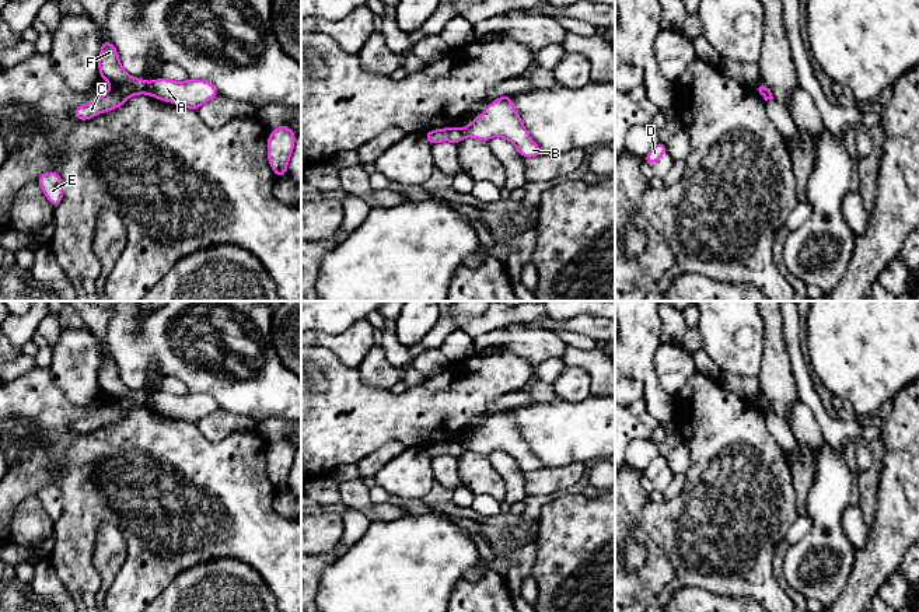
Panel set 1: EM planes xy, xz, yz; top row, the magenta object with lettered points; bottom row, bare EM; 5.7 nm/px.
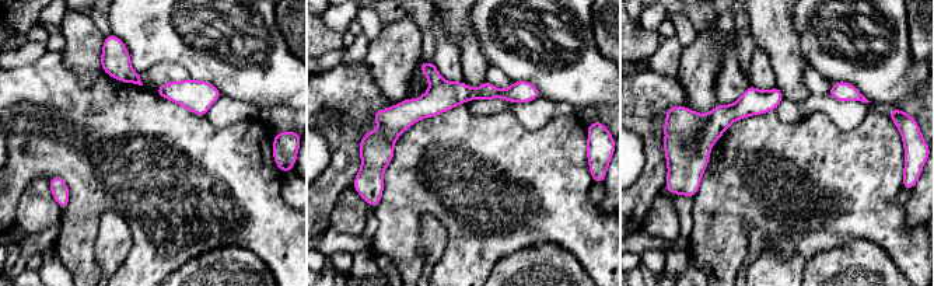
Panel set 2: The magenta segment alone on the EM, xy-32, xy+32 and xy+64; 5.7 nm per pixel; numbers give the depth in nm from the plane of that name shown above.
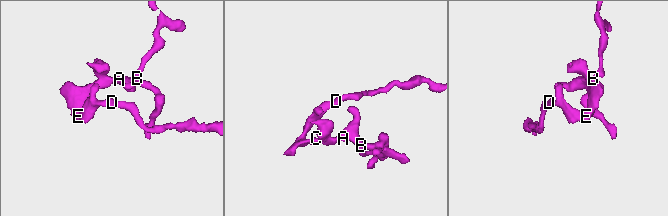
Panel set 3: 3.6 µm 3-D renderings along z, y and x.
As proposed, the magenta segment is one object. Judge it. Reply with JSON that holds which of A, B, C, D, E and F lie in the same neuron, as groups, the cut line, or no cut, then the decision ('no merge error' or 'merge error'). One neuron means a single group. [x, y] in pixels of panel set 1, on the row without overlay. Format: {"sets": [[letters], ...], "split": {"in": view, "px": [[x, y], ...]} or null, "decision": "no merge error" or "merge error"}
{"sets": [["A", "B"], ["C", "D", "E", "F"]], "split": {"in": "xy", "px": [[147, 397], [149, 406]]}, "decision": "merge error"}

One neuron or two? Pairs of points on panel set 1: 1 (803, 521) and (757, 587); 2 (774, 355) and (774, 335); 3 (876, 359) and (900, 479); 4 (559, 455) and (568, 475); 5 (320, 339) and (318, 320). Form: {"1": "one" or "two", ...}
{"1": "two", "2": "one", "3": "two", "4": "two", "5": "two"}

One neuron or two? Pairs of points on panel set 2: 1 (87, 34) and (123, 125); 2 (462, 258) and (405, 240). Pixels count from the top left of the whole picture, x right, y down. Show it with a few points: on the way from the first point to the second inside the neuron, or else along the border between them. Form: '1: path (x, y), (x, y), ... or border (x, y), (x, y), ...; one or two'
1: border (69, 70), (81, 86), (88, 86), (102, 70); two
2: path (459, 233), (437, 208), (420, 208), (413, 215); one

